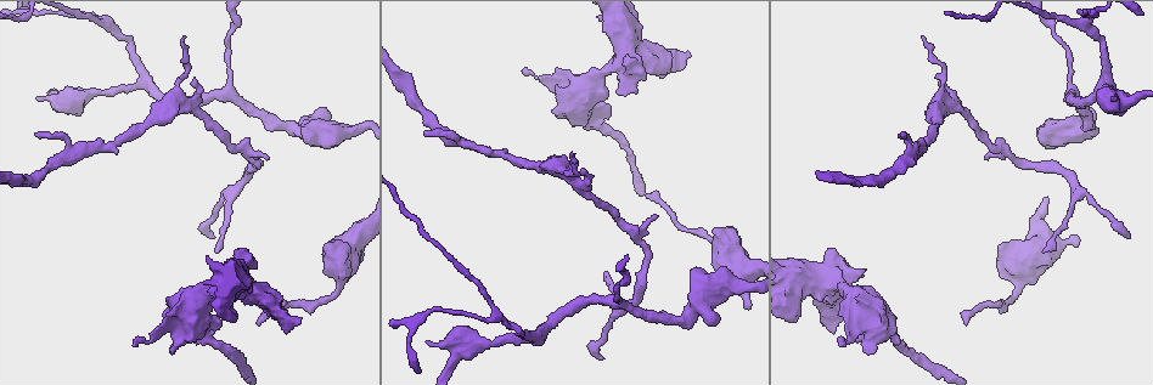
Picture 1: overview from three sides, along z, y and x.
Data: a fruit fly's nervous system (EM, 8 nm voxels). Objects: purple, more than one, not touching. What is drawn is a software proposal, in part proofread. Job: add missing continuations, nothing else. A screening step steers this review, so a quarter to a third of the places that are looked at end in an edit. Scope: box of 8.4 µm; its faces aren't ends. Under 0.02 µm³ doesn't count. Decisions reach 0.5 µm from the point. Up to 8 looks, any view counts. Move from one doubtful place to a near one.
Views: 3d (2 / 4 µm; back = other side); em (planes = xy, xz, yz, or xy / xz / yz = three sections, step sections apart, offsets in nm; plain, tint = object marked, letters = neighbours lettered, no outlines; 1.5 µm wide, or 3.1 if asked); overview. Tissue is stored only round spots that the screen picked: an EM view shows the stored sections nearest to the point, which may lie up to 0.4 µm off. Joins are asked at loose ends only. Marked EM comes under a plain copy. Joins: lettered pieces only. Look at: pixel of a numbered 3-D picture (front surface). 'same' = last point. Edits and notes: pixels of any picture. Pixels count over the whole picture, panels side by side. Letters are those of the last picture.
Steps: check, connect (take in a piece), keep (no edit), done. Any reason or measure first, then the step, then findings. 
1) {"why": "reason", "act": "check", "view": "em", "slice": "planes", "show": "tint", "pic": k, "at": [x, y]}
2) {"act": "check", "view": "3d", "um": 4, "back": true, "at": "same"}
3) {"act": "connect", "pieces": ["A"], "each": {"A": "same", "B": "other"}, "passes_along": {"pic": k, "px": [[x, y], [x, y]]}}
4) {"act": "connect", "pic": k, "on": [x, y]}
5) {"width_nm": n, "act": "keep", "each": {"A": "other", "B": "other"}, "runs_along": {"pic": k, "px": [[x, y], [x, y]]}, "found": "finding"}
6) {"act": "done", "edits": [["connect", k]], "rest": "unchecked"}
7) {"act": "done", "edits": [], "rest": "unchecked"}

{"why": "tapers out", "act": "check", "view": "em", "slice": "planes", "show": "letters", "pic": 1, "at": [906, 133]}

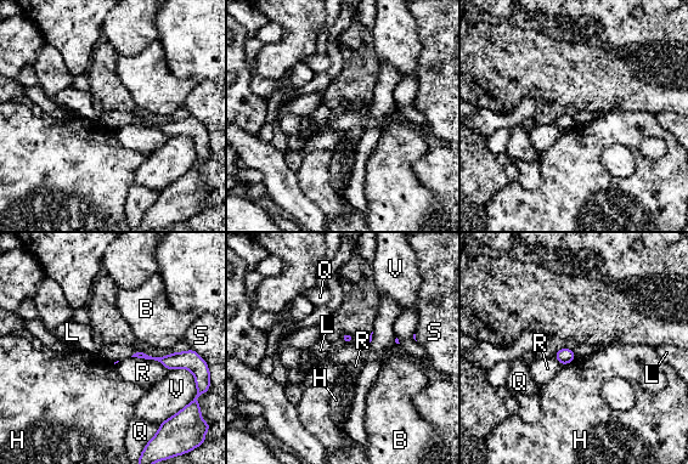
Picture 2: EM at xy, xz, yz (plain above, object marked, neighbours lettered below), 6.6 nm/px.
{"longest_contact_nm": ["V", 420], "act": "keep", "each": {"B": "other", "H": "other", "L": "other", "Q": "other", "R": "other", "S": "other", "V": "other"}, "border": {"pic": 2, "px": [[131, 356], [157, 360], [169, 369]]}, "found": "no lettered piece goes on from it"}

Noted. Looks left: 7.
{"why": "free end", "act": "check", "view": "em", "slice": "planes", "show": "letters", "pic": 1, "at": [634, 60]}

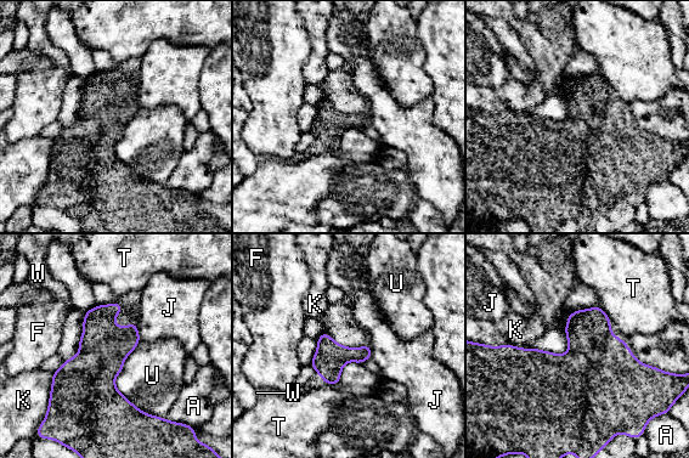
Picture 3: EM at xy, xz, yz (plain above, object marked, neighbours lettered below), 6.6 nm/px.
{"act": "keep", "each": {"A": "other", "F": "other", "J": "other", "K": "other", "T": "other", "U": "other", "W": "other"}, "found": "no lettered piece goes on from it"}

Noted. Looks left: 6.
{"why": "an open end", "act": "check", "view": "3d", "um": 2, "pic": 1, "at": [826, 318]}

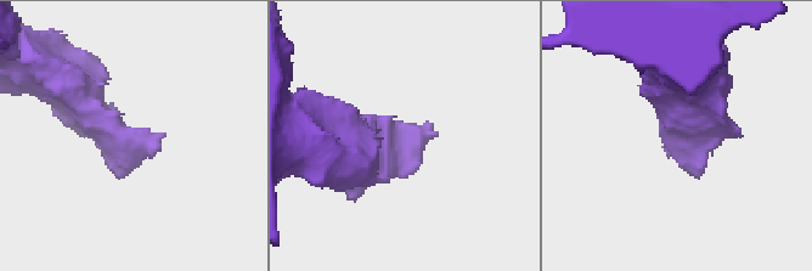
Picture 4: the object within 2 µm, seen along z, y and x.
{"act": "check", "view": "em", "slice": "xz", "step": 4, "show": "letters", "pic": 4, "at": [675, 137]}

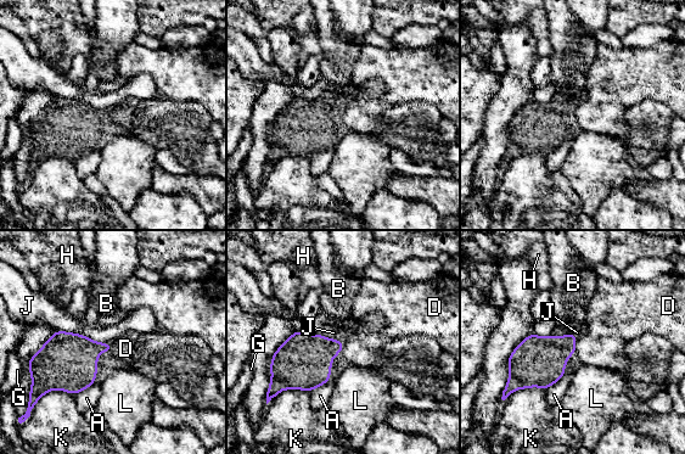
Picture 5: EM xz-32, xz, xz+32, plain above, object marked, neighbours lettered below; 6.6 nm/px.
{"why": "another direction", "act": "check", "view": "em", "slice": "planes", "show": "letters", "at": "same"}

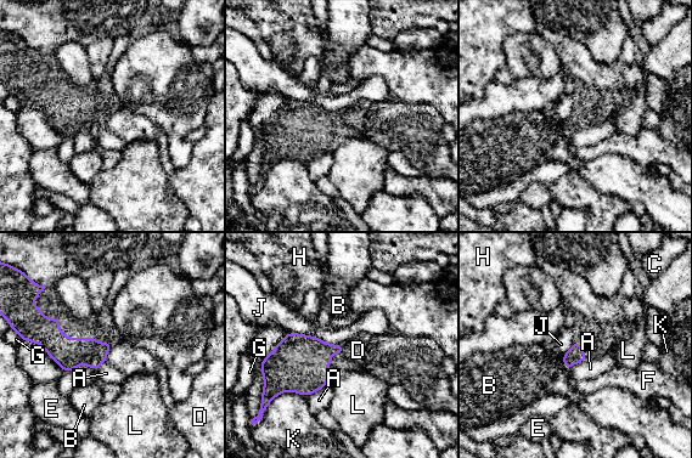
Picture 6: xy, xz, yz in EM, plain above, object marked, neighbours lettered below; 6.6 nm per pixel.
{"act": "keep", "each": {"A": "other", "B": "other", "C": "other", "D": "other", "E": "other", "F": "other", "G": "other", "H": "other", "J": "other", "K": "other", "L": "other"}, "border": {"pic": 6, "px": [[288, 332], [313, 335], [343, 346]]}, "found": "no lettered piece goes on from it"}

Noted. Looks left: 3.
{"act": "done", "edits": [], "rest": "unchecked"}

